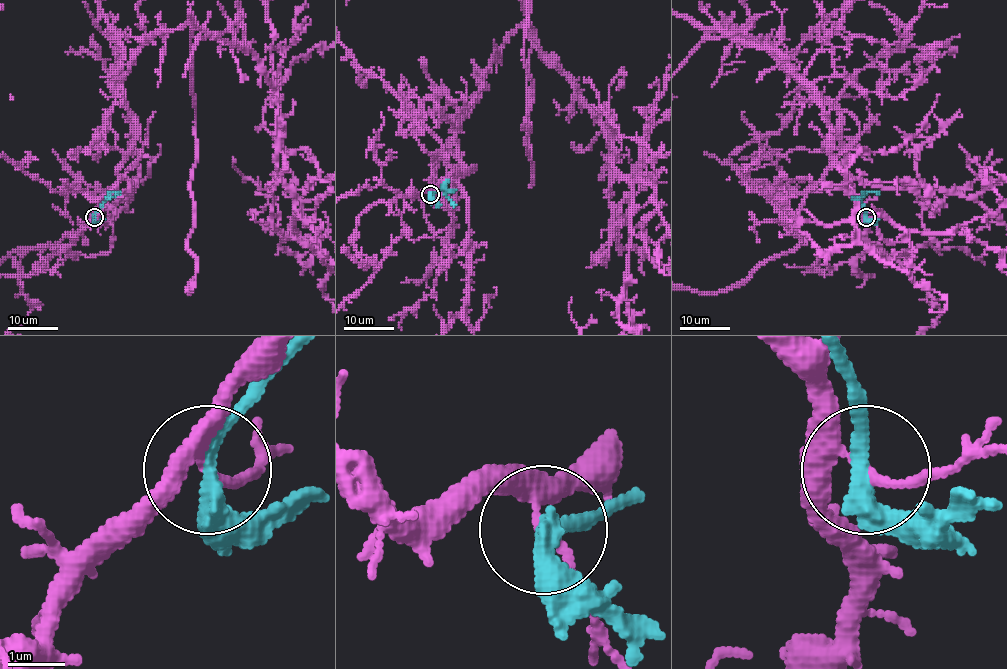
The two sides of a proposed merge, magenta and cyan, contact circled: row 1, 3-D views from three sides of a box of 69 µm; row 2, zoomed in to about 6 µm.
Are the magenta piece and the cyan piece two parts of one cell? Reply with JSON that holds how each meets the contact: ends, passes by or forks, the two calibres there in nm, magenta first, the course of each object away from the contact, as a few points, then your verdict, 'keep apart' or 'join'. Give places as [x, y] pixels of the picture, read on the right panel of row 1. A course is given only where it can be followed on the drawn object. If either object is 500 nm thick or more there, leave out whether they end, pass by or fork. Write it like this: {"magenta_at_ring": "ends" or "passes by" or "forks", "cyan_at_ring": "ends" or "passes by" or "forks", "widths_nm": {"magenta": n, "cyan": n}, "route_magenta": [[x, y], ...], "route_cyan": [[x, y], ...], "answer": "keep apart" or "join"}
{"magenta_at_ring": "forks", "cyan_at_ring": "passes by", "widths_nm": {"magenta": 170, "cyan": 280}, "route_magenta": [[866, 217], [840, 112], [695, 20], [858, 136], [793, 249], [722, 290]], "route_cyan": [[866, 217], [861, 197], [868, 192], [880, 195]], "answer": "keep apart"}

